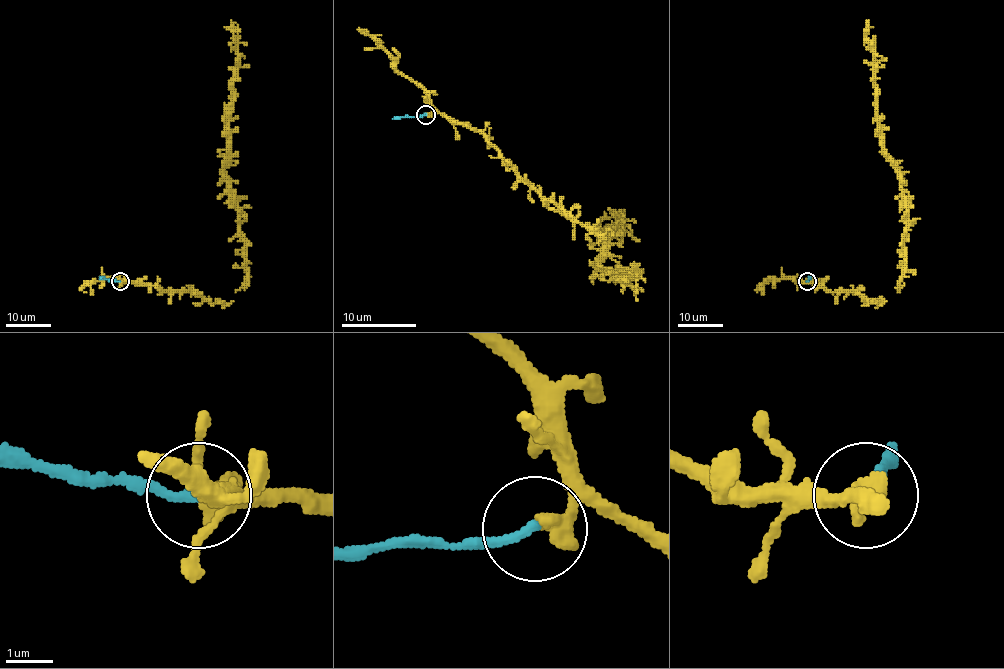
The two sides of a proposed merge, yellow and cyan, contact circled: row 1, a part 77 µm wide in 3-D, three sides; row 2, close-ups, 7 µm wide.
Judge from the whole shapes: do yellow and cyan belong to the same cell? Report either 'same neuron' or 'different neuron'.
different neuron

